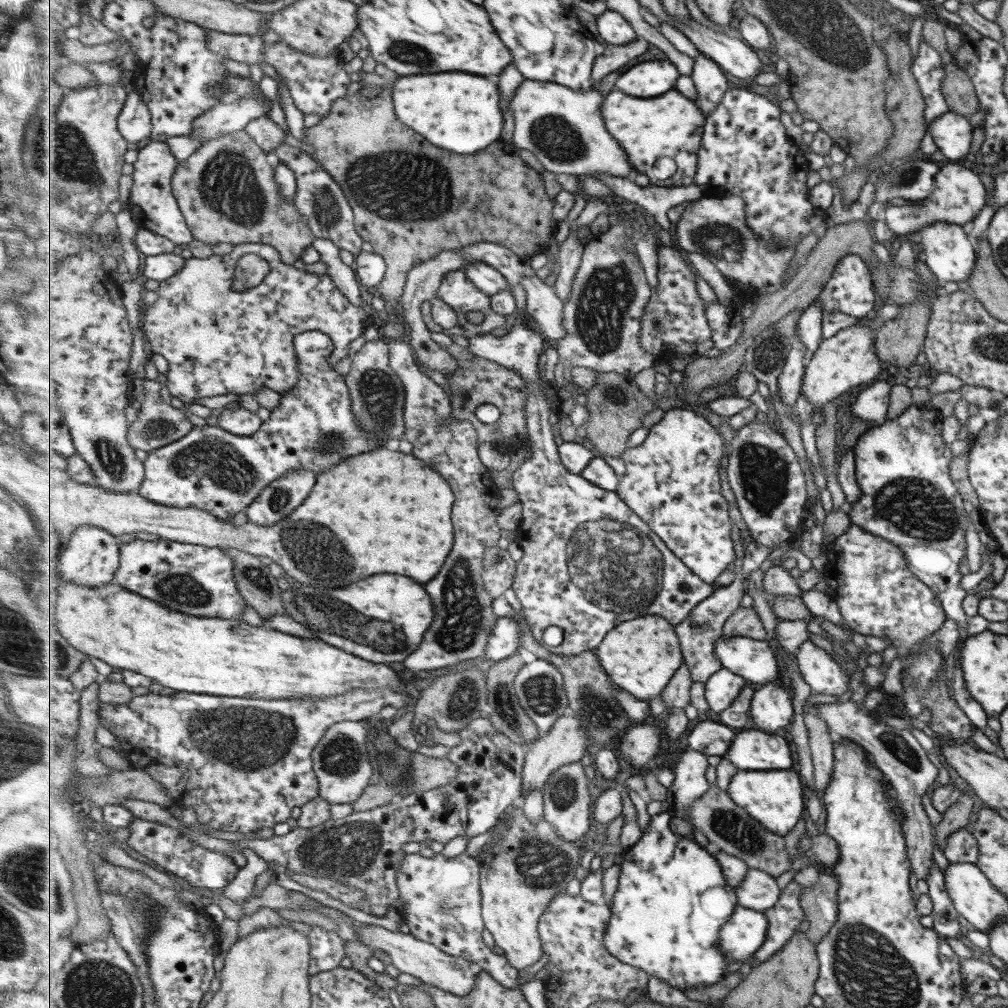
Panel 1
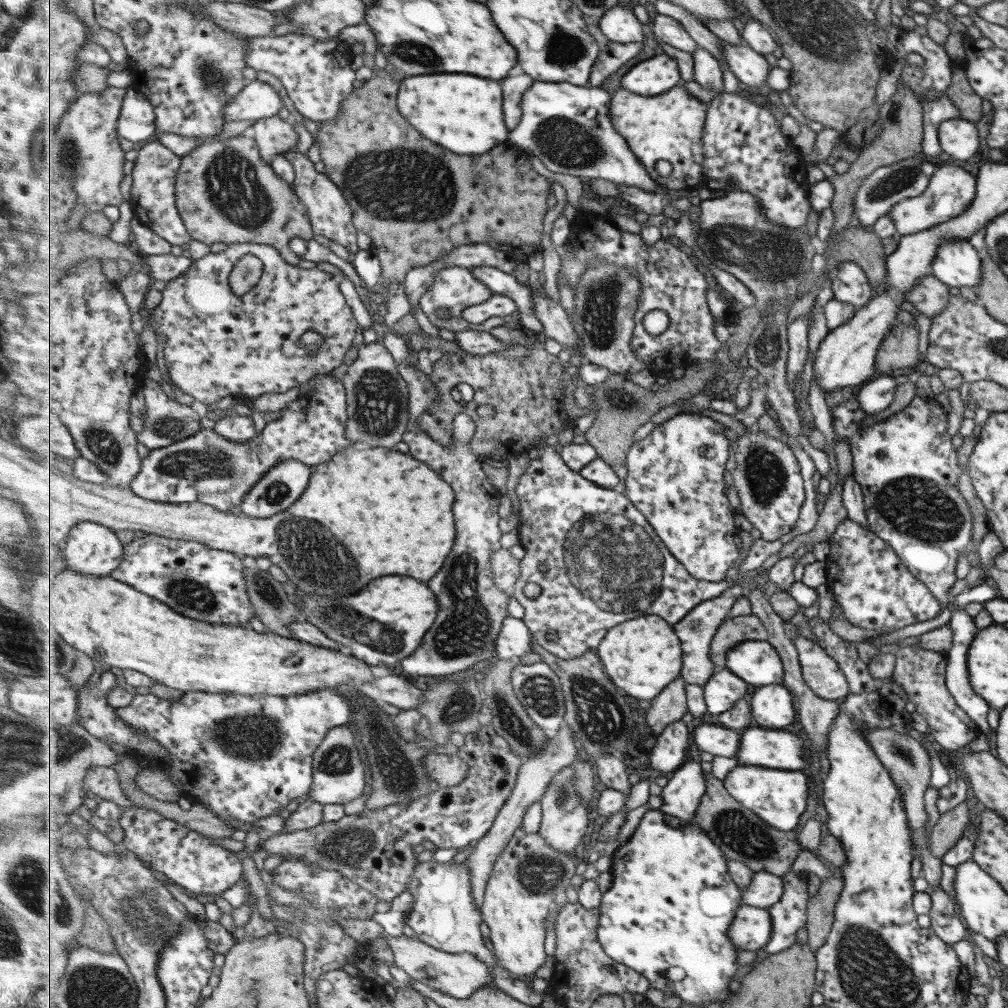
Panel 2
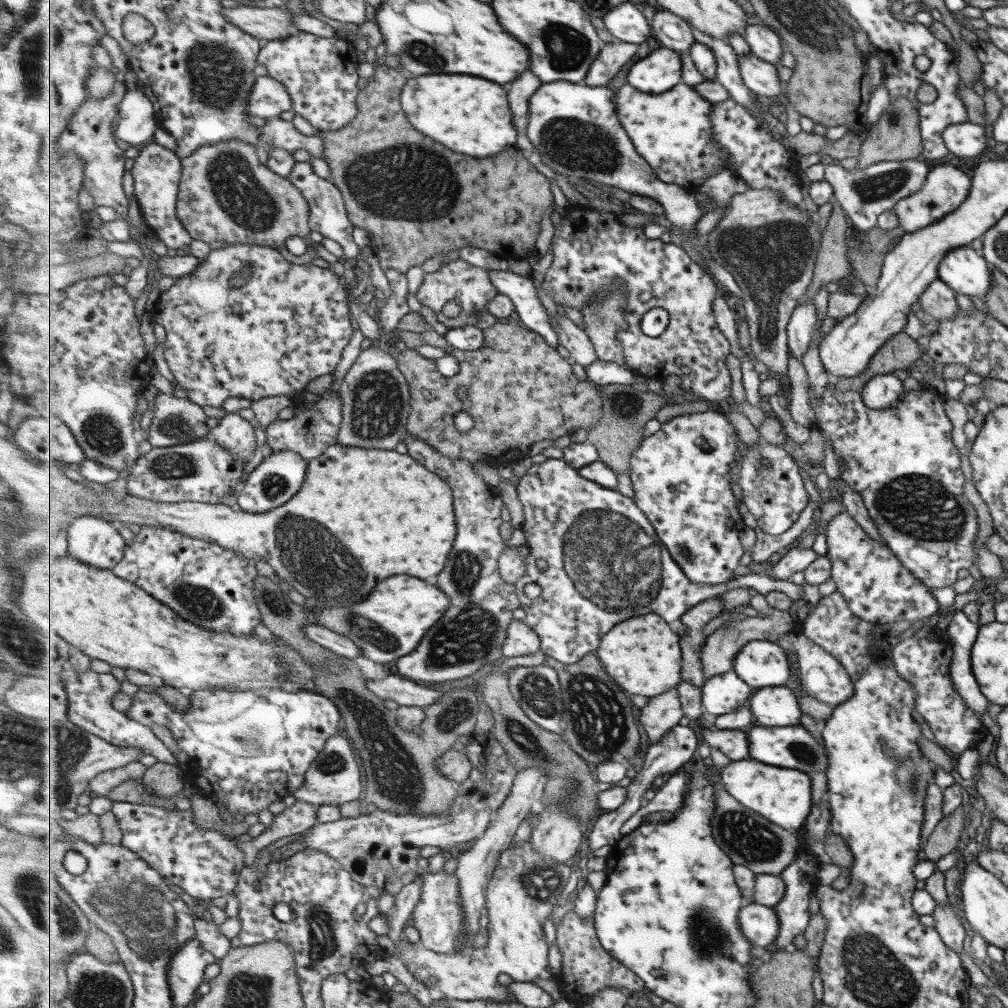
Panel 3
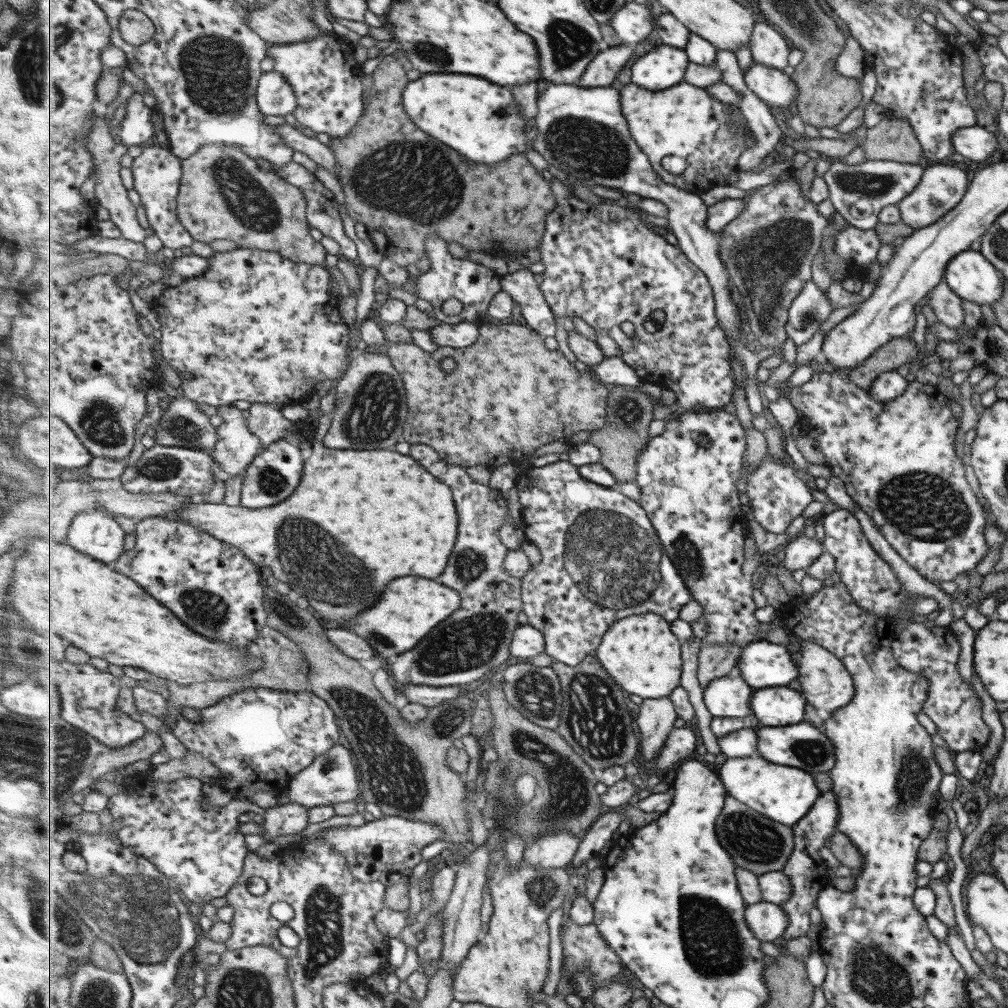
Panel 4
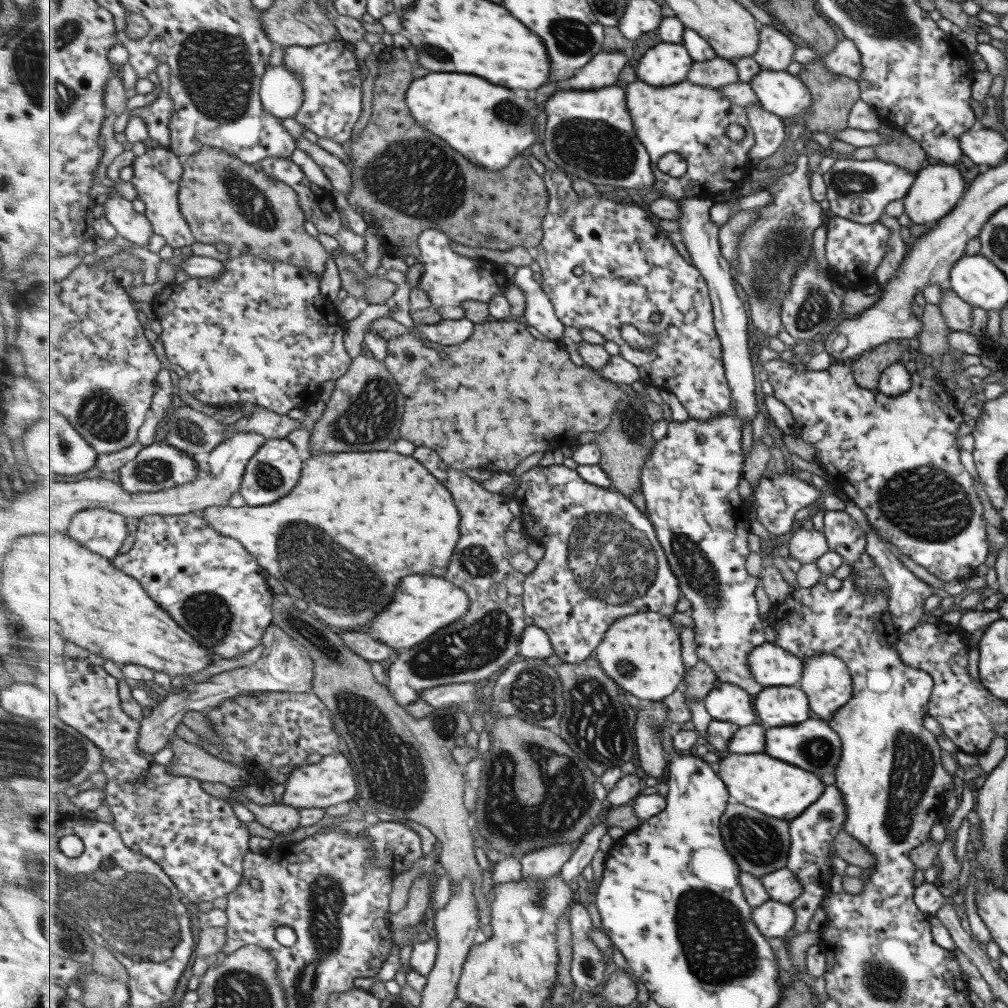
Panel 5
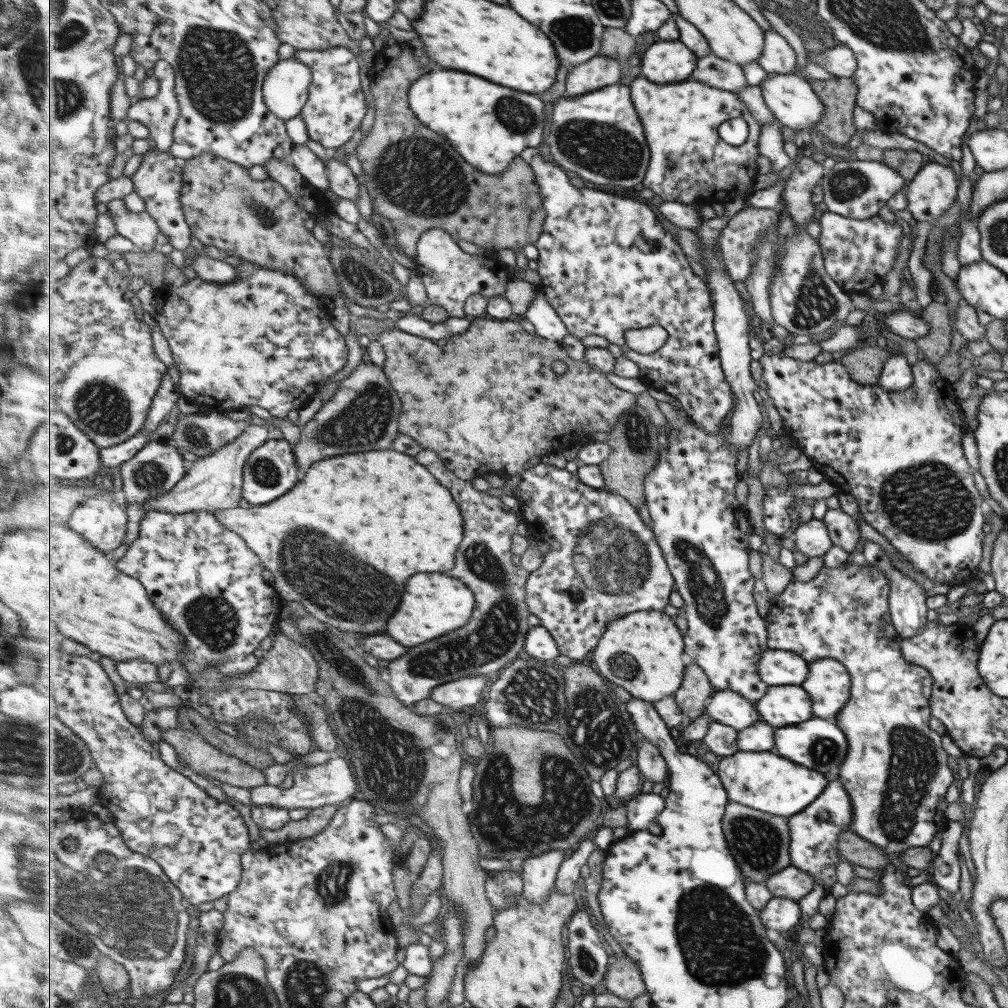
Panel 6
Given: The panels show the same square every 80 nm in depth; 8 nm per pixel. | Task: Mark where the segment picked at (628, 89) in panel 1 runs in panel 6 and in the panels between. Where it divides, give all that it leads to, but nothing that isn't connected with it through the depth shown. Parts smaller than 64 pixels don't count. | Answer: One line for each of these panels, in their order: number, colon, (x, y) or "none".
2: (659, 74)
3: (662, 70)
4: (664, 66)
5: (666, 64)
6: (665, 61)

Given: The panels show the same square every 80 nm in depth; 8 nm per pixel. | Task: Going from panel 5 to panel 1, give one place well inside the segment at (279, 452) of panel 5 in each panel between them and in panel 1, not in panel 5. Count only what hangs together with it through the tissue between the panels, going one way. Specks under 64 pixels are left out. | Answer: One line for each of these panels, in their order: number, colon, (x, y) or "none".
1: (280, 499)
2: (282, 487)
3: (276, 480)
4: (275, 474)

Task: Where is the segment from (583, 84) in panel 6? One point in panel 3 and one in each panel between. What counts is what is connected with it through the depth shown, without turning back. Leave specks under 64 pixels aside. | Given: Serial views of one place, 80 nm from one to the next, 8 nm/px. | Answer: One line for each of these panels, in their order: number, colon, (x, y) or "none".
3: (614, 56)
4: (602, 71)
5: (604, 70)

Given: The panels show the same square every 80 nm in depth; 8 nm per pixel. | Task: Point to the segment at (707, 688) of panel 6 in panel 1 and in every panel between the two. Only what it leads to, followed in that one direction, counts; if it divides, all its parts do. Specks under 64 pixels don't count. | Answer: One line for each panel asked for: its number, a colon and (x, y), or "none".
1: (745, 621)
2: (737, 629)
3: (723, 645)
4: (716, 661)
5: (700, 679)

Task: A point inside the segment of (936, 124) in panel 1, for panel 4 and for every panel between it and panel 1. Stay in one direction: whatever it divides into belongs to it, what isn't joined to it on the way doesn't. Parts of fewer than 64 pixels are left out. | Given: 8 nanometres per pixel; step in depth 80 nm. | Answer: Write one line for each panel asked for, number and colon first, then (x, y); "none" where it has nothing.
2: (957, 137)
3: (965, 140)
4: (973, 142)

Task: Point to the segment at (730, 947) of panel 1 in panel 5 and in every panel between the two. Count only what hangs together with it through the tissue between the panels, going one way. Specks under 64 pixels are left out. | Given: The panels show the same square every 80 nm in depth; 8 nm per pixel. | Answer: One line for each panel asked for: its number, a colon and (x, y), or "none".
2: (752, 928)
3: (761, 924)
4: (769, 921)
5: (775, 919)

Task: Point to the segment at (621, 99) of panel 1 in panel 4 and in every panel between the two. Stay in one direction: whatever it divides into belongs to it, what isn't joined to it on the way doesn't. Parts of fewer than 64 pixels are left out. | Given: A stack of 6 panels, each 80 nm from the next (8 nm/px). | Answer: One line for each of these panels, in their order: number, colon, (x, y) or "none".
2: (670, 126)
3: (674, 131)
4: (686, 121)

